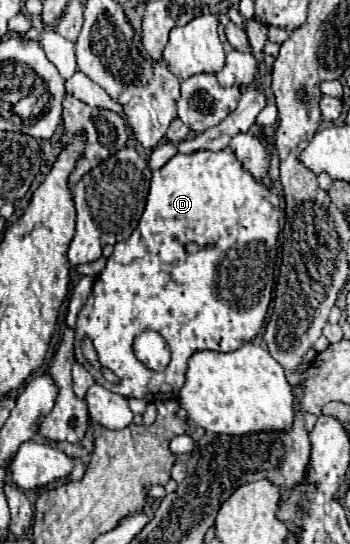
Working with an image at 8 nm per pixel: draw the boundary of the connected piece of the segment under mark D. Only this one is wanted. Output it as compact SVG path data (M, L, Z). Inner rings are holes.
M230 147L188 155L176 153L164 167L152 171L150 193L138 227L126 241L114 245L114 253L110 255L104 271L96 277L94 289L78 313L74 329L76 361L92 373L96 383L112 393L146 401L166 401L178 397L184 385L188 357L194 351L210 349L228 353L252 341L262 329L272 301L272 255L278 255L276 243L280 233L278 203L280 197L272 193L264 181L254 179L254 175L234 157ZM146 329L162 333L172 353L172 361L162 373L142 365L132 351L134 337ZM84 335L92 339L102 367L110 369L118 377L116 383L106 381L106 377L84 359L80 349L80 339Z

